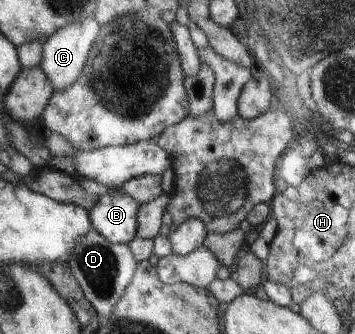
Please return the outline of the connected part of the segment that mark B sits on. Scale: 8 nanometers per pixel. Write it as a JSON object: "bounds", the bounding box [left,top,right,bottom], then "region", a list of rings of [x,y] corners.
{"bounds":[89,190,139,243],"region":[[[110,190],[97,198],[89,212],[92,227],[112,243],[128,243],[135,237],[139,202],[123,190]]]}

